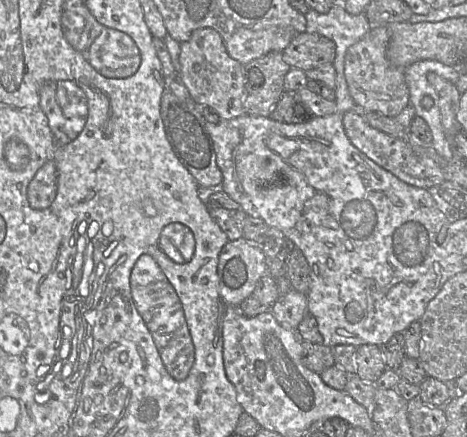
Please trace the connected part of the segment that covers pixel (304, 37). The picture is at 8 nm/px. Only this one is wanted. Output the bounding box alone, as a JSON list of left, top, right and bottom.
[282,32,336,71]

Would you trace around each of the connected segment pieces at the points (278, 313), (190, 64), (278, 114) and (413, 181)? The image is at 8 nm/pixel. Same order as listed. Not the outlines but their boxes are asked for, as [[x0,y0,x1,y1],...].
[[268,289,308,330],[179,28,245,119],[269,90,314,124],[342,111,446,189]]

